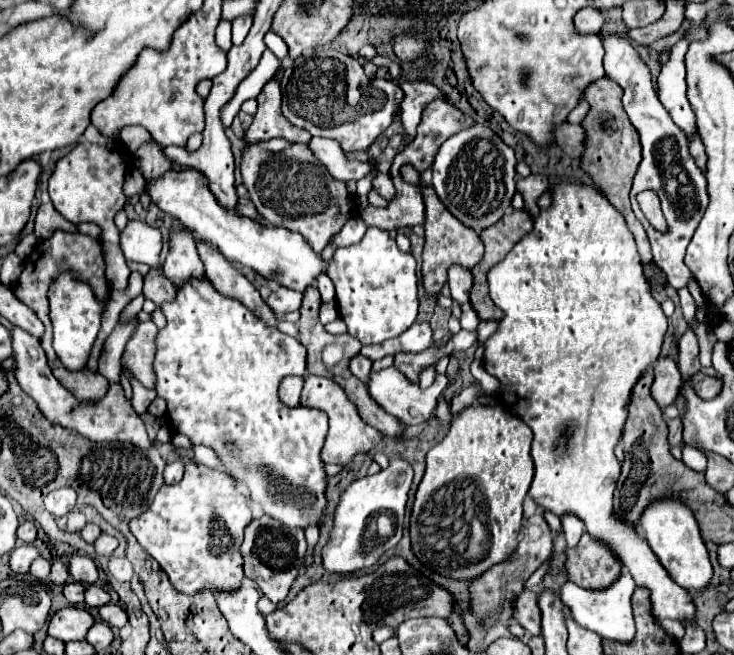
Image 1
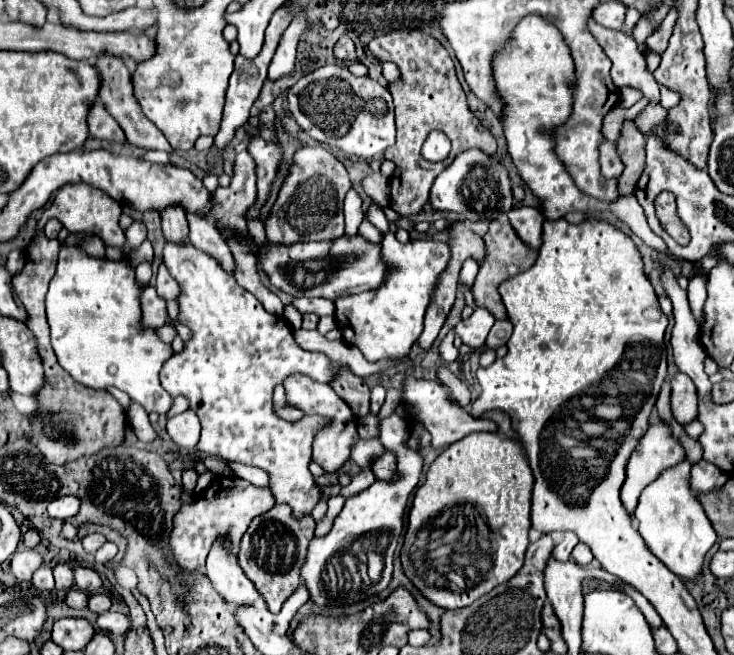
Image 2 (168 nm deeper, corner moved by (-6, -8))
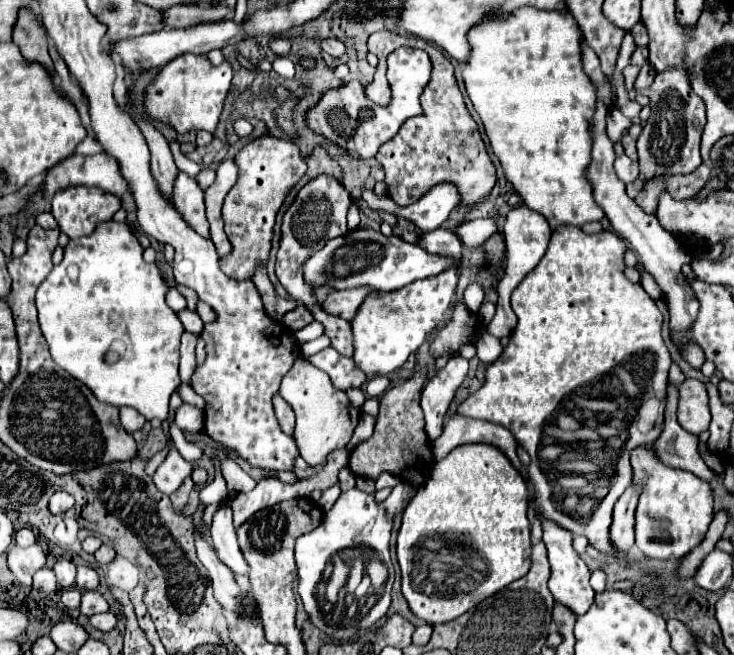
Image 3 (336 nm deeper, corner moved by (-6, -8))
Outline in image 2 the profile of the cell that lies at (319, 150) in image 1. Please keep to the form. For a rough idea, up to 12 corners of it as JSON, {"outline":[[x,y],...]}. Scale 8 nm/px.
{"outline":[[382,174],[366,176],[366,194],[380,208],[390,204],[390,184]]}

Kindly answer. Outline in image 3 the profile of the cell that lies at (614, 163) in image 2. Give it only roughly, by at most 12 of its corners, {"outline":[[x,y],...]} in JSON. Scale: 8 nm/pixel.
{"outline":[[626,154],[616,158],[618,178],[632,182],[640,174],[638,162]]}

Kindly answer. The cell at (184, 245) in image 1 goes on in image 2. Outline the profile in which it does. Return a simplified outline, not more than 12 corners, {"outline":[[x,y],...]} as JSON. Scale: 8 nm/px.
{"outline":[[178,204],[160,212],[164,236],[186,242],[186,210]]}

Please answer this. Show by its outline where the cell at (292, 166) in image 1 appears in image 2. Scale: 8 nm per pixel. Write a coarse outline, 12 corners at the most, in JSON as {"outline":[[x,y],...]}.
{"outline":[[300,148],[266,236],[274,246],[344,234],[342,162]]}

